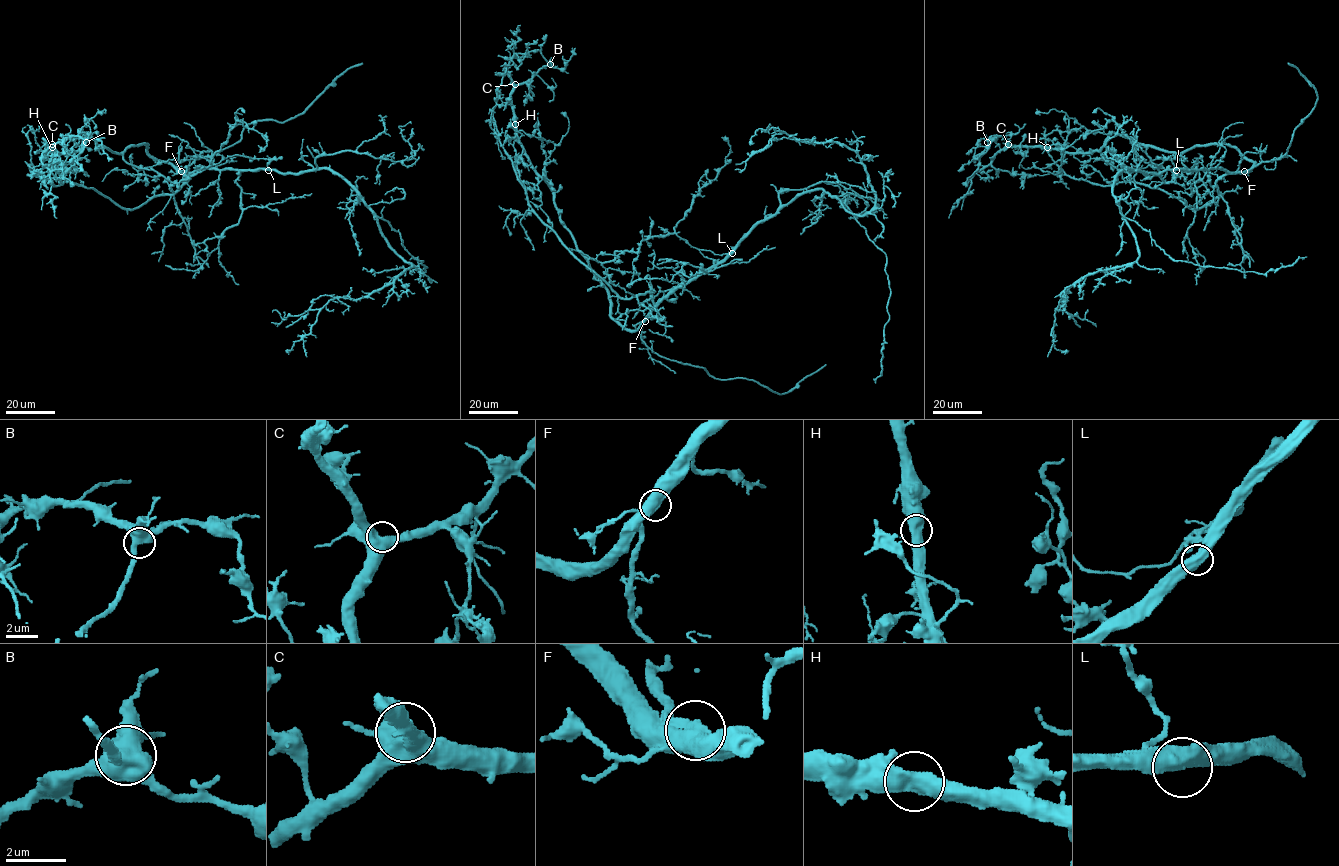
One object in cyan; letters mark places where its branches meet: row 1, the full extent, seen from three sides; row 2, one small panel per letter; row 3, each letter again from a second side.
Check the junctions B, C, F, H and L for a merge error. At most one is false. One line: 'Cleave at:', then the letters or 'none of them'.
Cleave at: none of them

